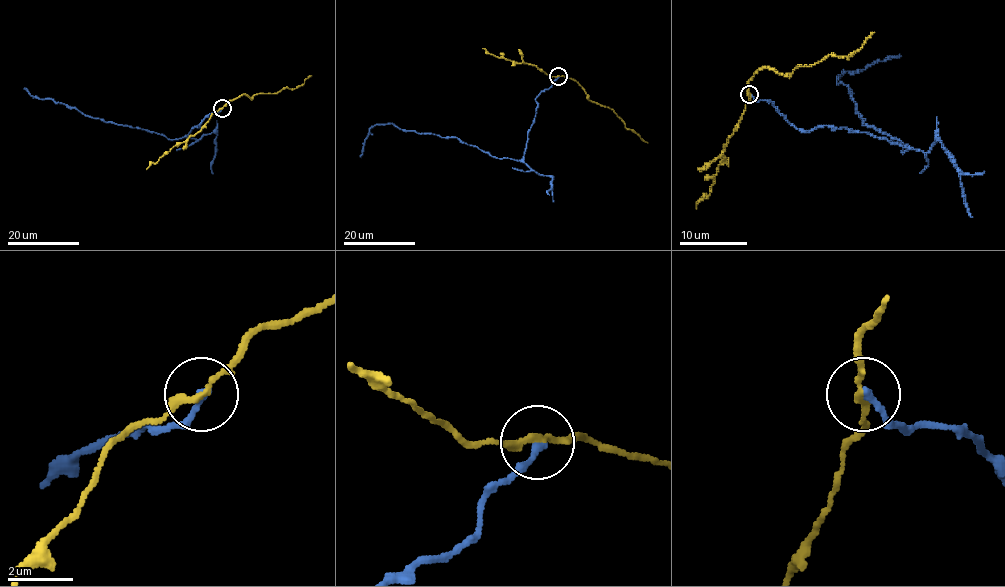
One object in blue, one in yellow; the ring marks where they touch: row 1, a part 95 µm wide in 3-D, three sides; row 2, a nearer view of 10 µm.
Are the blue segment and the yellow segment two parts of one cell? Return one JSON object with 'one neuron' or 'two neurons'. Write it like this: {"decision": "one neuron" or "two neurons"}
{"decision": "two neurons"}

